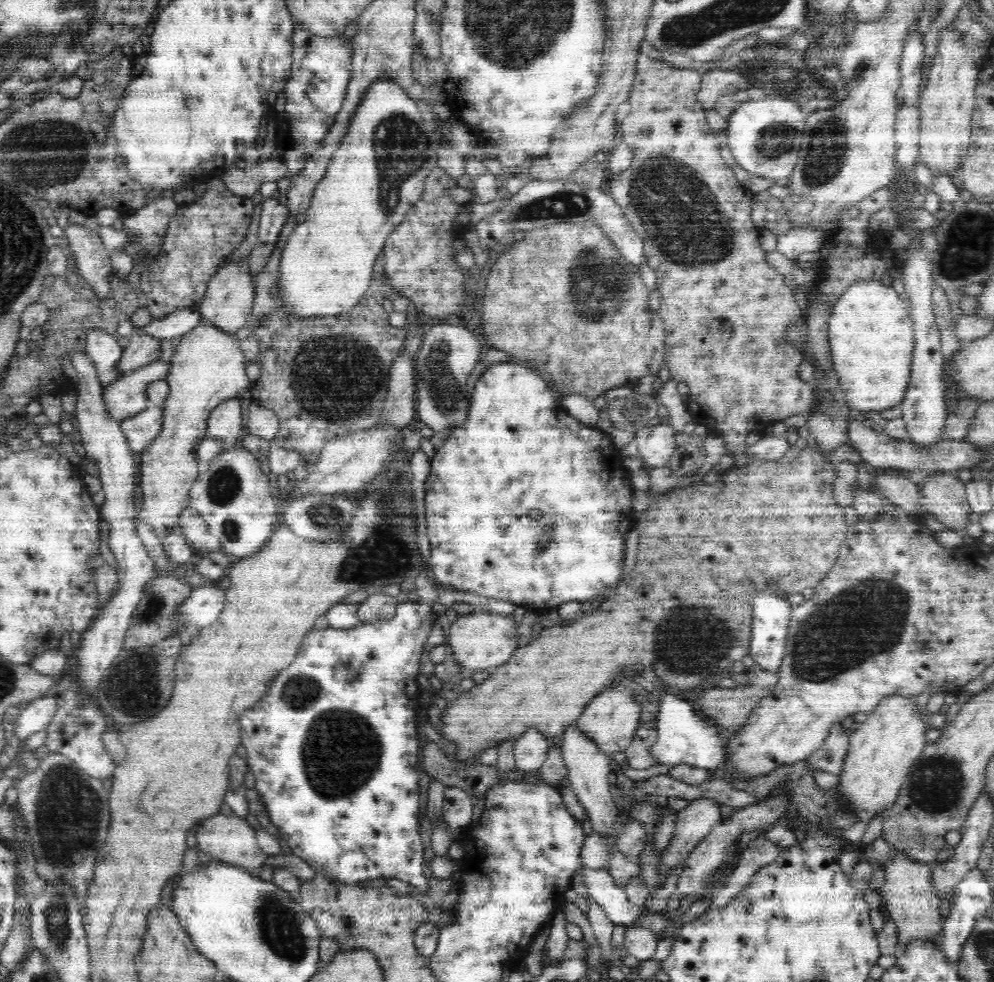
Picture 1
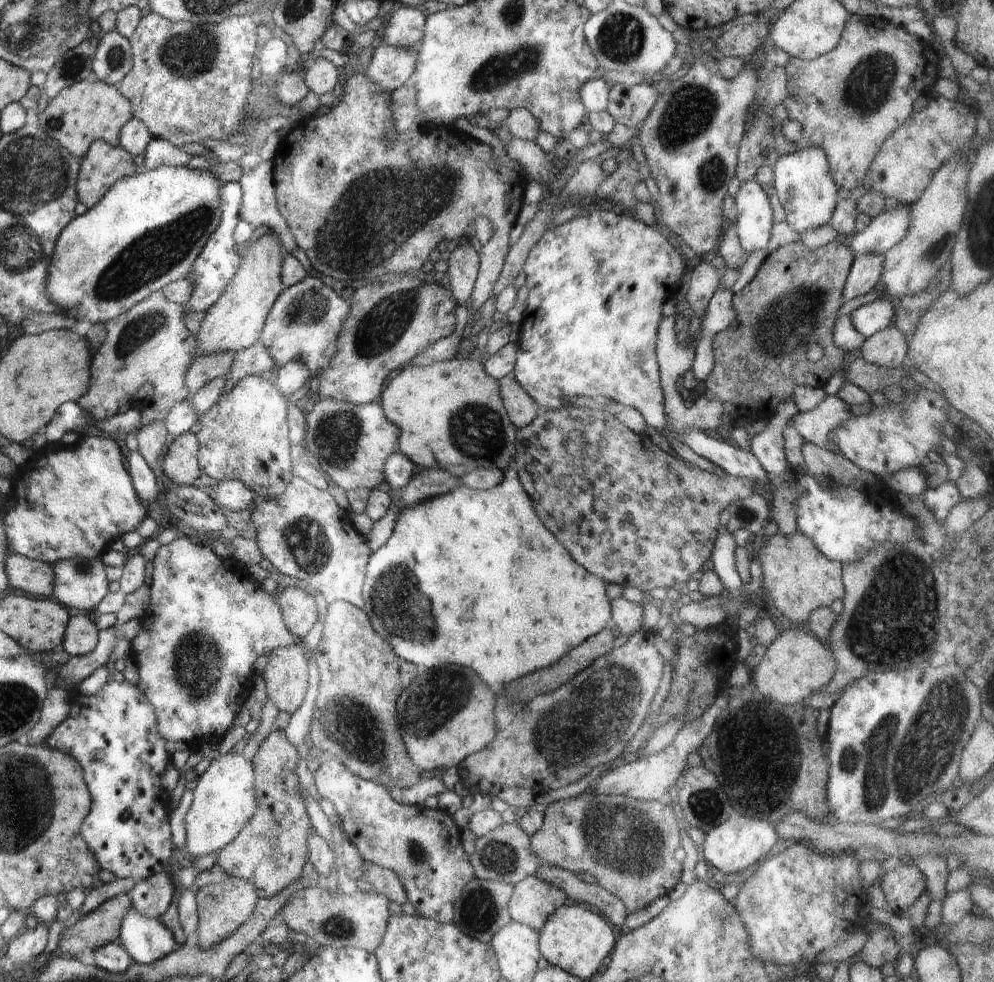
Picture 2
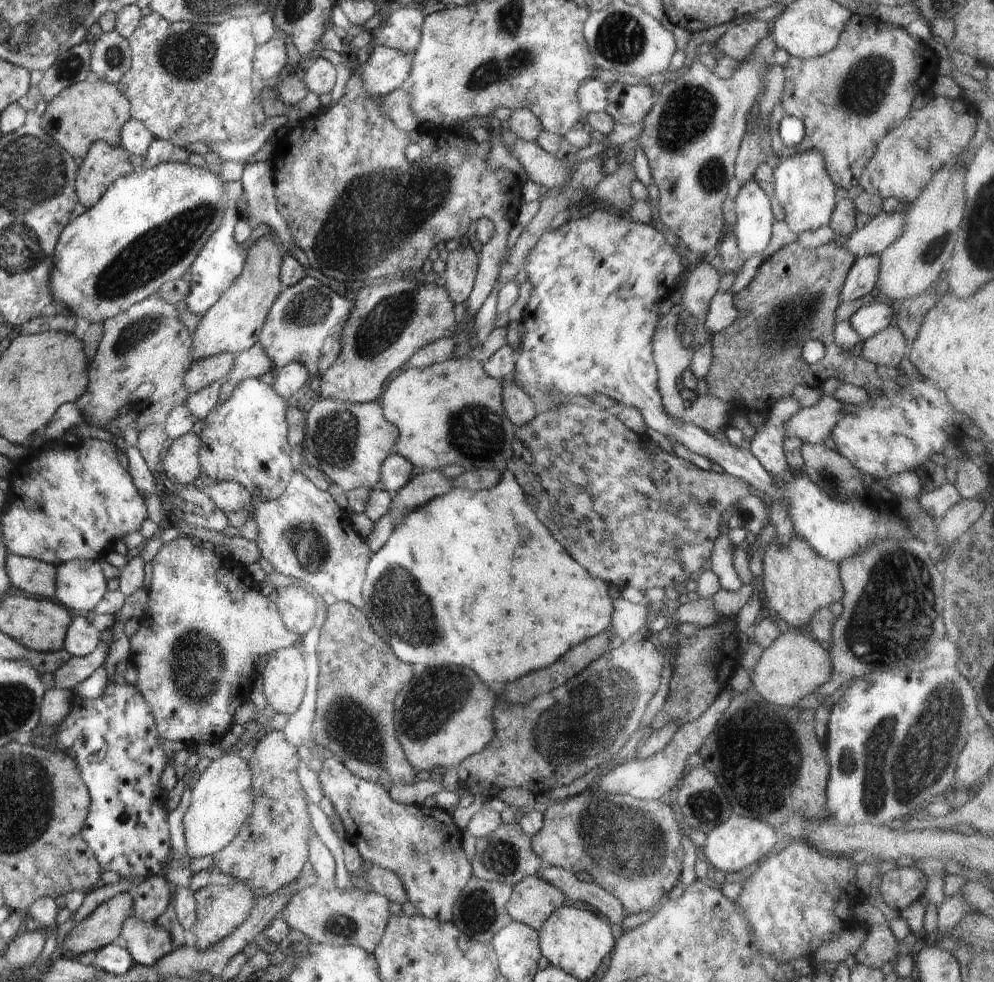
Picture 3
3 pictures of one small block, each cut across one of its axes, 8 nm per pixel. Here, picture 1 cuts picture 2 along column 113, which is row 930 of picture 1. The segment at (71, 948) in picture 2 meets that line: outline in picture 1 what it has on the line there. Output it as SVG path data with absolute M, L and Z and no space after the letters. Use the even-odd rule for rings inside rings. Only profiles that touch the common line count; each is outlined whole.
M897 852L894 857L883 860L885 882L881 886L881 898L884 899L886 910L890 913L892 921L898 927L898 949L904 951L910 942L914 940L925 940L926 942L938 943L937 939L941 934L940 927L940 902L942 898L938 897L932 890L932 870L929 863L919 863L908 859L901 852Z

